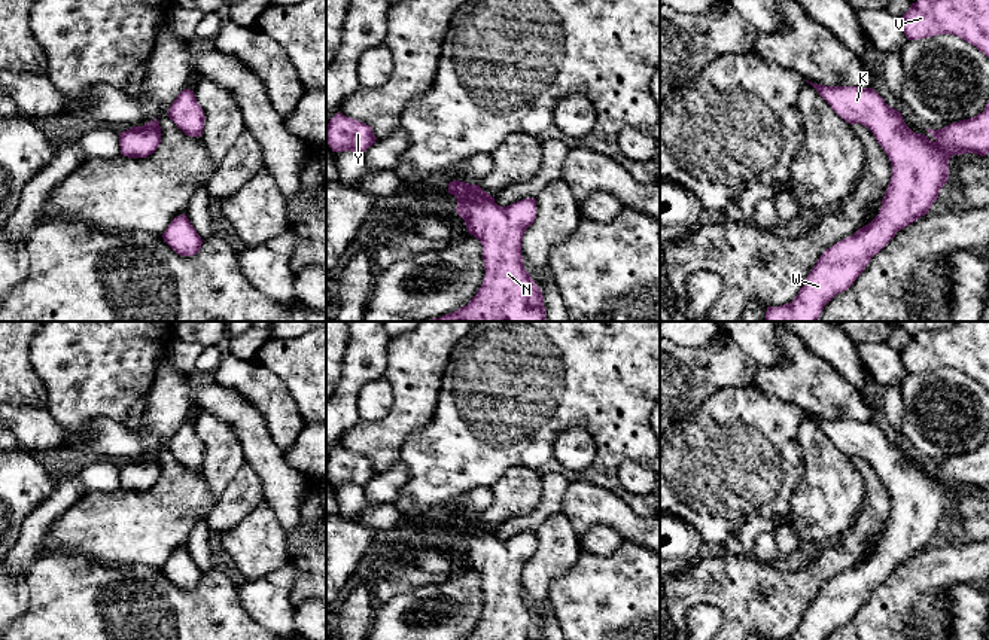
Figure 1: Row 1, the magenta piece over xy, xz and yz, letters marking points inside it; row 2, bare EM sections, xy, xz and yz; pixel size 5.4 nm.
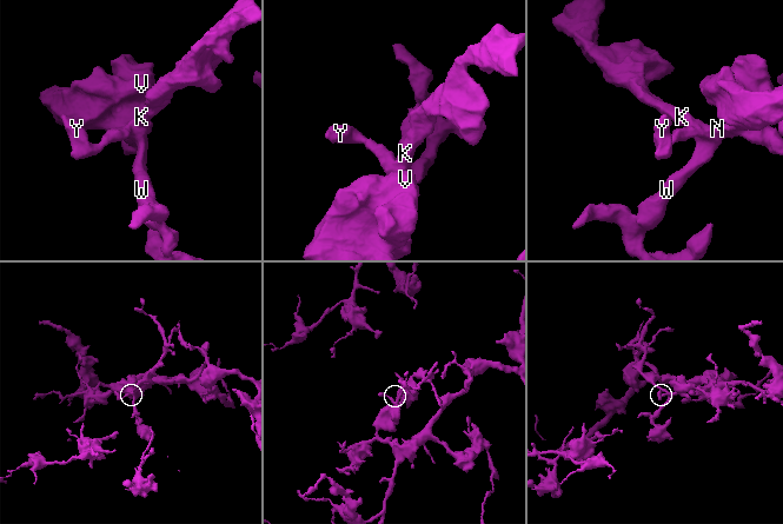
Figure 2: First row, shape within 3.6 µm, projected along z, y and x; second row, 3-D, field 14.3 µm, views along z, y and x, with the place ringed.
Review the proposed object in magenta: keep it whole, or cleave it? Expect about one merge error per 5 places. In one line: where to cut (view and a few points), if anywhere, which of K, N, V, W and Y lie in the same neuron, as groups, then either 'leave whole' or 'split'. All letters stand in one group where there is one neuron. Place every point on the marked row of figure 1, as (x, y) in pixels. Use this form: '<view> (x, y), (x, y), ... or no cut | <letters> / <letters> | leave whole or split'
no cut | K N V W Y | leave whole

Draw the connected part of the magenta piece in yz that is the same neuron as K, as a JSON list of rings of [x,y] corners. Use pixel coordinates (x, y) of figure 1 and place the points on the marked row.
[[[809,80],[806,82],[818,91],[842,119],[850,125],[861,124],[873,132],[891,161],[892,174],[879,214],[852,237],[827,249],[792,302],[780,307],[767,307],[766,321],[818,321],[824,307],[837,293],[848,290],[853,284],[871,257],[877,255],[898,231],[929,211],[932,202],[938,198],[940,189],[947,183],[949,161],[953,155],[976,153],[986,156],[989,153],[989,101],[985,110],[971,119],[953,122],[935,131],[926,128],[935,138],[931,141],[925,134],[913,132],[906,125],[901,113],[889,107],[873,88],[825,86]]]

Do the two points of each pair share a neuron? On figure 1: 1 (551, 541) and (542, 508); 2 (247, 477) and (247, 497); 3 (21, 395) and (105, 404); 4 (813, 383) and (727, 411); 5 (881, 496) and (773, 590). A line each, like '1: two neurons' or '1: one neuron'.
1: two neurons
2: one neuron
3: two neurons
4: two neurons
5: one neuron

